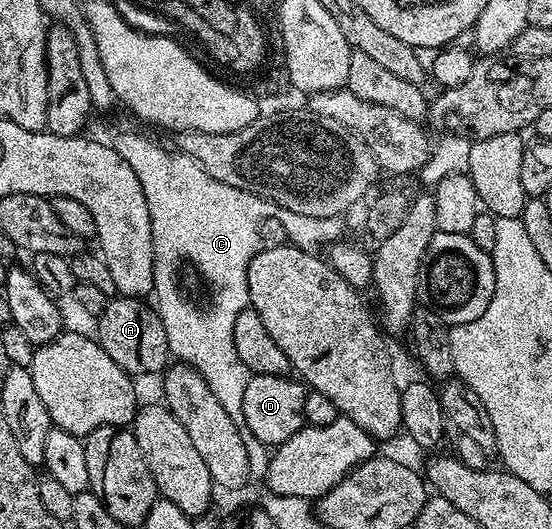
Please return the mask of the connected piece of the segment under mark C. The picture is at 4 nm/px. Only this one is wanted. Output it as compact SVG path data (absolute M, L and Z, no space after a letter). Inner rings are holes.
M122 132L115 140L112 147L132 171L136 178L140 178L140 186L144 186L144 198L148 198L148 214L152 218L152 238L154 239L154 291L153 299L158 299L156 311L160 322L164 322L164 334L168 334L168 346L170 355L175 361L192 366L204 378L208 384L208 390L216 394L220 406L232 418L236 430L240 430L240 439L244 441L244 450L248 454L248 466L250 478L254 482L265 481L266 471L270 465L270 452L267 445L262 444L248 430L248 422L244 422L244 390L251 378L251 371L244 362L240 362L240 354L236 354L236 346L232 342L232 330L236 324L236 318L242 313L243 308L250 307L250 295L248 294L248 266L252 258L262 248L260 238L260 226L262 219L268 214L267 201L262 200L256 194L236 190L236 186L228 186L224 182L216 182L192 158L183 156L177 150L165 152L158 144L137 136L134 132ZM187 260L194 264L194 268L206 279L210 287L211 304L207 308L197 308L188 297L182 293L178 285L178 267Z

